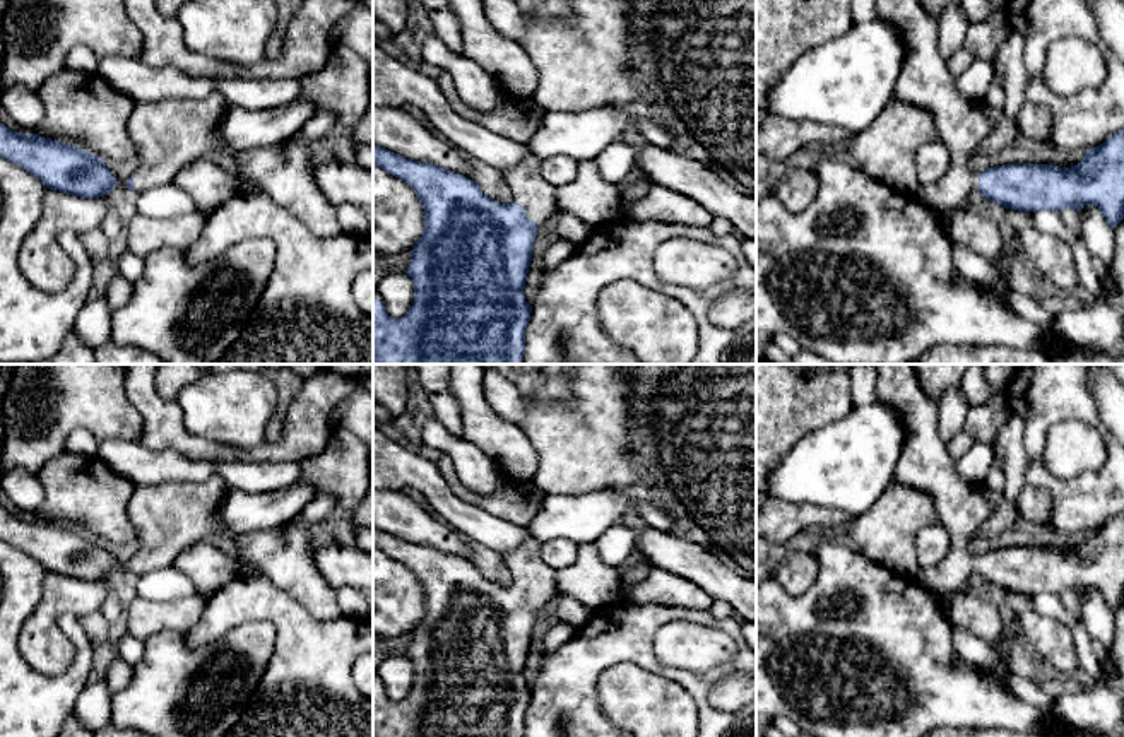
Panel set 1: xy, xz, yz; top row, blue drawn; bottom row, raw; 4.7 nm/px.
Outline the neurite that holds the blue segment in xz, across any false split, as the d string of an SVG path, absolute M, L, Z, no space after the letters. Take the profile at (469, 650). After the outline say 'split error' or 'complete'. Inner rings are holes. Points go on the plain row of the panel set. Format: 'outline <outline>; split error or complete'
outline M373 528L373 547L405 564L424 592L424 614L412 629L405 657L414 665L414 684L402 701L392 701L380 682L373 682L373 737L525 737L525 711L532 689L524 672L541 605L559 597L556 571L546 564L541 542L529 537L524 545L503 556L513 585L505 588L488 580L481 569L460 556L433 545L405 542Z; split error

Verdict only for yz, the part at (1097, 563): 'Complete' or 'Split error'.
Split error

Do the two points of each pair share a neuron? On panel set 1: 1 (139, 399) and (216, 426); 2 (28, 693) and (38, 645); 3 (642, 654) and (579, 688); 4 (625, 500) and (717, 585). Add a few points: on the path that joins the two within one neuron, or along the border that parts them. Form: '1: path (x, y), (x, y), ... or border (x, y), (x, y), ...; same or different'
1: border (175, 400), (182, 411), (182, 423), (212, 442); different
2: border (17, 631), (33, 667), (60, 674), (72, 662); different
3: path (625, 654), (608, 654), (591, 671); same
4: border (616, 522), (635, 513), (669, 530); different

